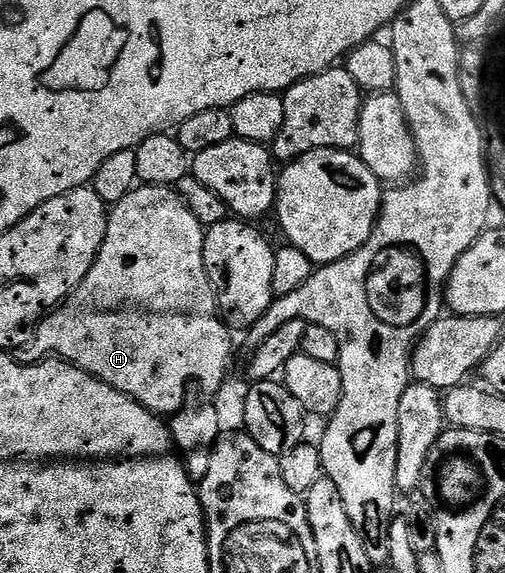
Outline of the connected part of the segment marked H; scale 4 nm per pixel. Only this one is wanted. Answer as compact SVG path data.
M138 184L137 188L131 190L118 205L109 209L105 242L91 267L91 271L87 271L83 283L79 283L79 287L72 295L65 298L53 312L41 320L35 335L29 340L29 344L16 350L17 360L22 365L35 365L39 361L52 357L62 361L70 361L73 365L78 365L83 371L95 375L103 383L131 395L131 399L135 399L140 405L158 415L172 415L179 412L187 404L187 398L190 396L190 394L188 395L189 384L192 381L198 381L209 393L219 392L221 384L225 381L225 376L229 373L229 356L233 353L233 345L229 342L230 326L221 319L217 308L217 295L213 291L213 284L209 281L209 272L203 259L205 230L206 226L201 225L199 219L195 219L195 215L189 210L187 203L176 188L168 185Z

